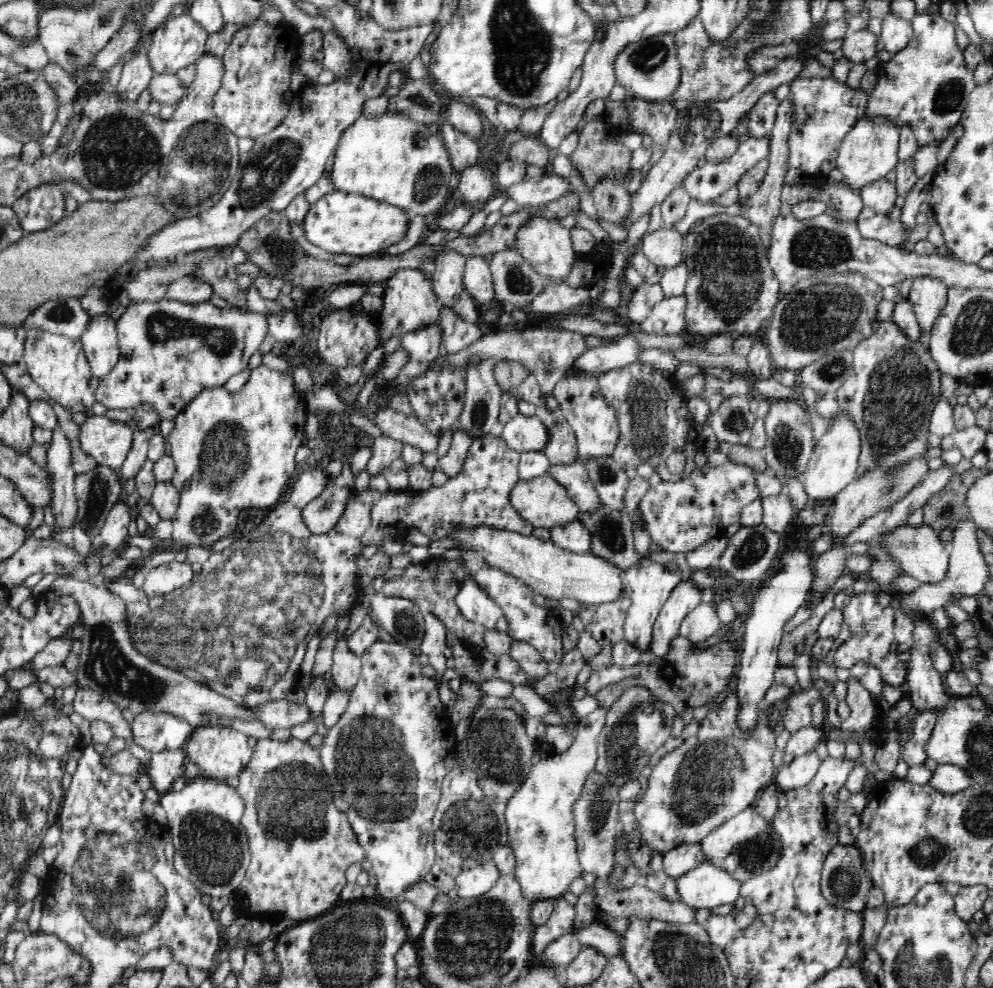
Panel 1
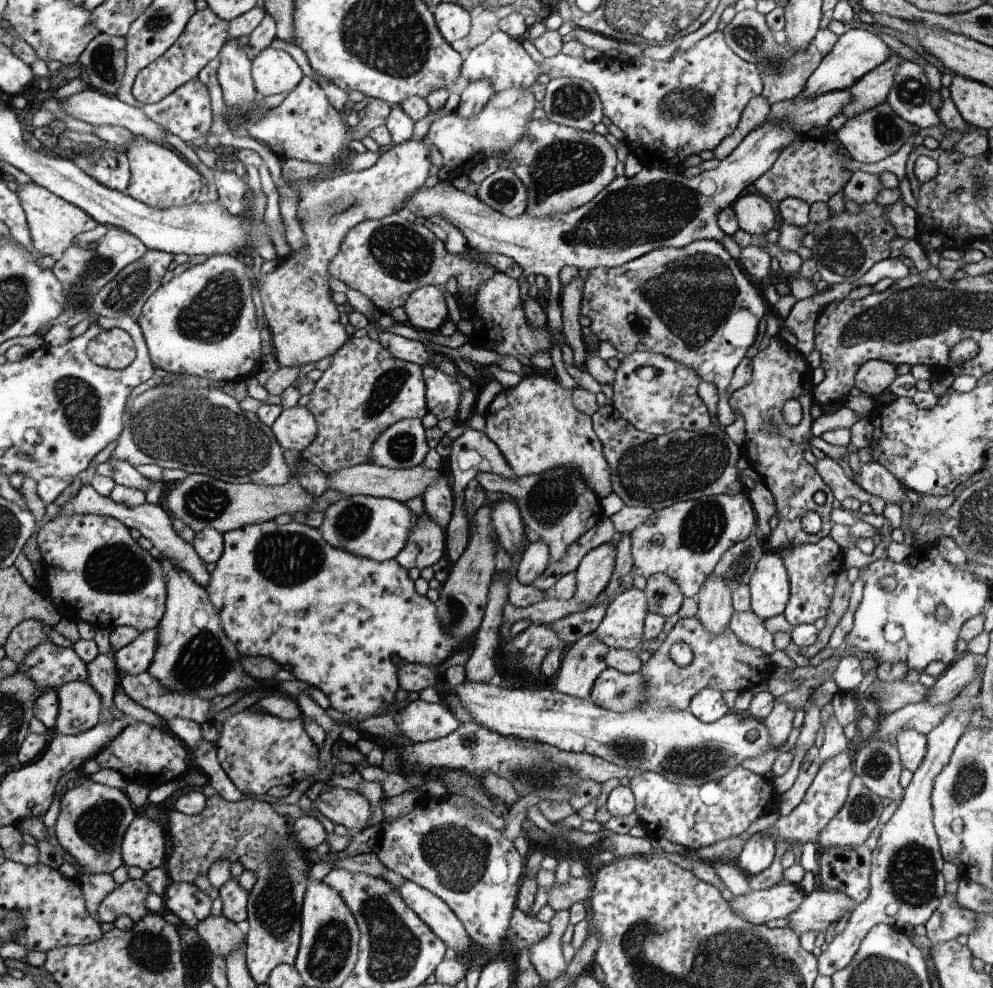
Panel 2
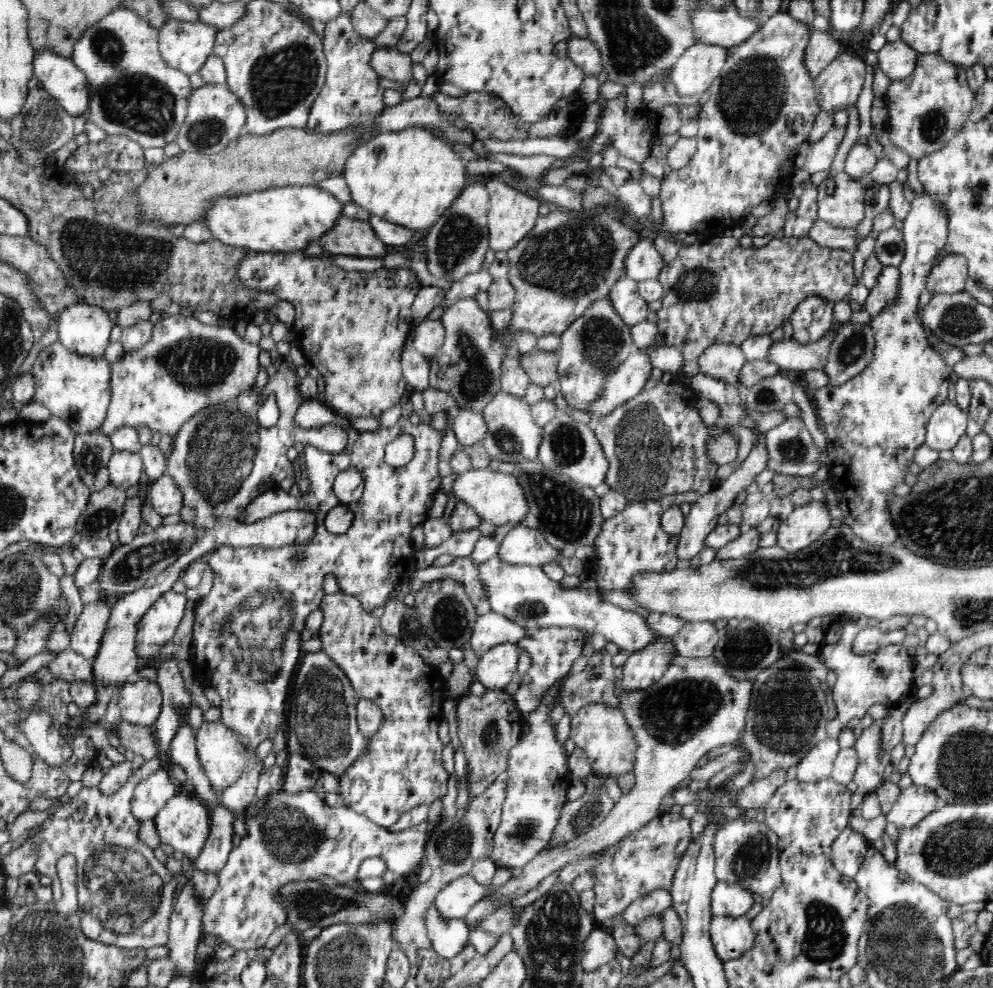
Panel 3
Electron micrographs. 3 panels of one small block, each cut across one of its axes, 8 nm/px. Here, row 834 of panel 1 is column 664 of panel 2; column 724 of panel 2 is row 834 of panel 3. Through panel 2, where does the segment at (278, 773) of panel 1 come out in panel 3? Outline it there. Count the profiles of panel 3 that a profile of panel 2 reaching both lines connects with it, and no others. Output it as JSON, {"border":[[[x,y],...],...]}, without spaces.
{"border":[[[310,788],[296,793],[286,793],[283,790],[272,793],[274,793],[272,800],[268,798],[268,806],[262,808],[264,816],[256,814],[252,818],[248,816],[248,820],[245,820],[248,836],[241,840],[237,847],[233,847],[224,868],[218,873],[218,888],[215,888],[214,894],[206,900],[203,908],[204,934],[214,934],[219,941],[226,942],[235,951],[264,947],[268,936],[278,926],[289,922],[289,910],[286,909],[284,896],[281,896],[280,891],[283,884],[331,876],[338,882],[337,884],[349,886],[357,878],[358,866],[364,858],[382,856],[384,862],[388,864],[388,869],[398,875],[412,872],[414,868],[423,864],[426,858],[428,840],[426,819],[398,833],[390,833],[385,827],[378,826],[366,816],[341,803],[335,807],[327,804]]]}

